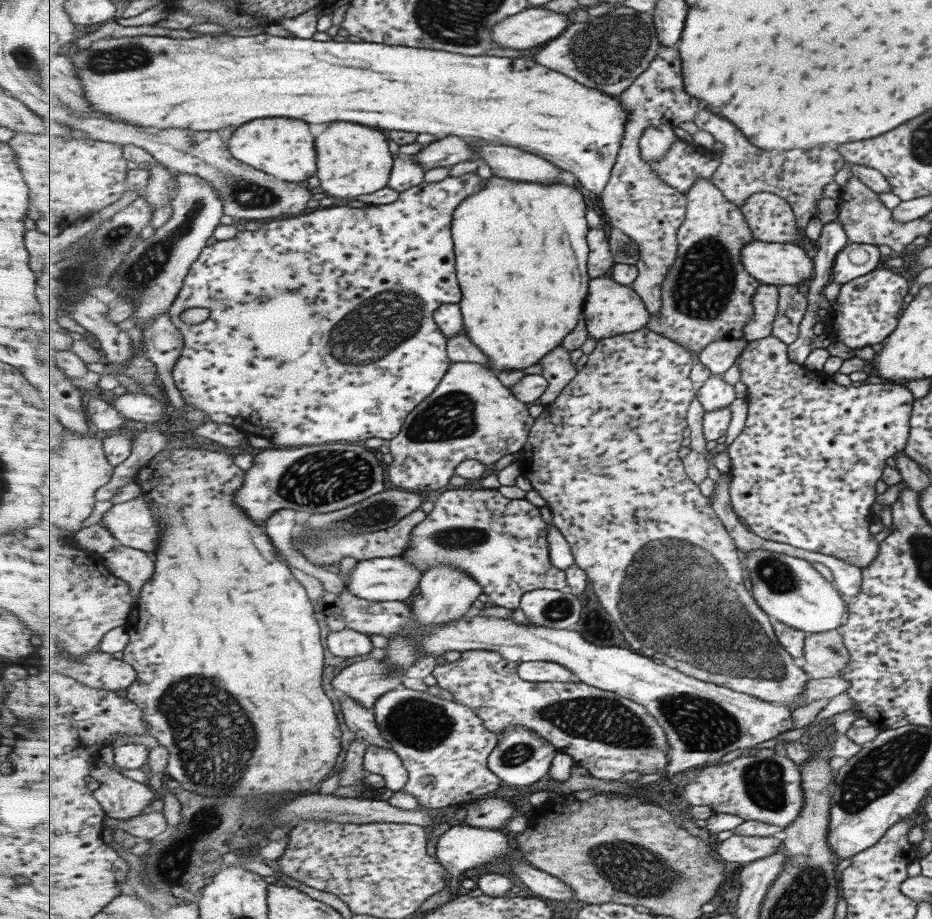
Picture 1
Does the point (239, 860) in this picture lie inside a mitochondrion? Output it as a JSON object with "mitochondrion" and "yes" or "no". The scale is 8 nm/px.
{"mitochondrion":"no"}

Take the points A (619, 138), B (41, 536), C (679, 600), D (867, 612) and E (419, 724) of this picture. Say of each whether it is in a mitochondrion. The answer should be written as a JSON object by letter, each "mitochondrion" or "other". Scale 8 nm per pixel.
{"A":"other","B":"other","C":"mitochondrion","D":"other","E":"mitochondrion"}

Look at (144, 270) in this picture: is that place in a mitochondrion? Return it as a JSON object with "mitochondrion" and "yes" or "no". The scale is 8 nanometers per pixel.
{"mitochondrion":"yes"}

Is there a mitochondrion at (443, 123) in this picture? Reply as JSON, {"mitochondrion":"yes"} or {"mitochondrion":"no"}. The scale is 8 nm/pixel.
{"mitochondrion":"no"}

